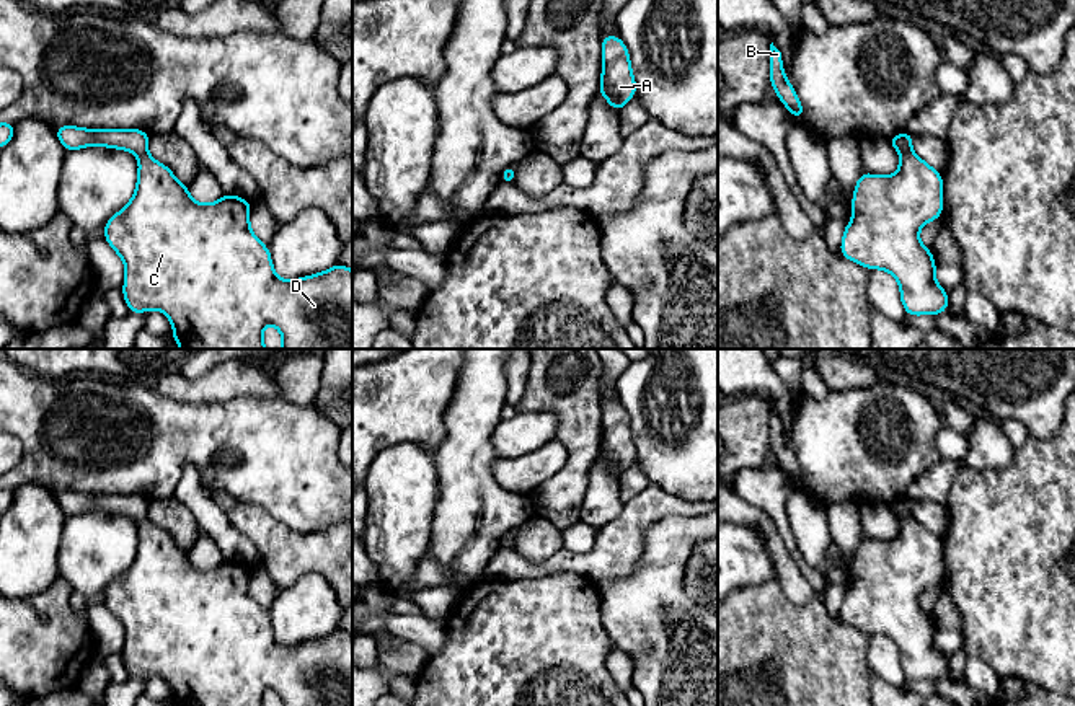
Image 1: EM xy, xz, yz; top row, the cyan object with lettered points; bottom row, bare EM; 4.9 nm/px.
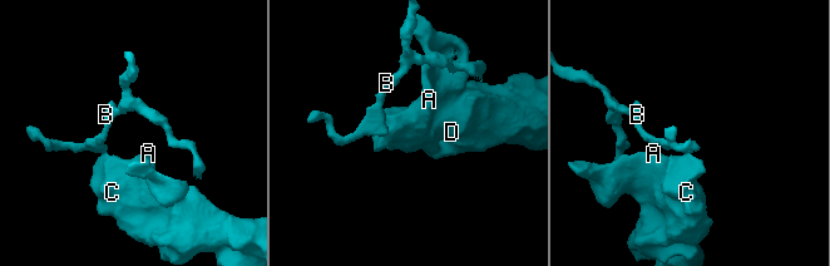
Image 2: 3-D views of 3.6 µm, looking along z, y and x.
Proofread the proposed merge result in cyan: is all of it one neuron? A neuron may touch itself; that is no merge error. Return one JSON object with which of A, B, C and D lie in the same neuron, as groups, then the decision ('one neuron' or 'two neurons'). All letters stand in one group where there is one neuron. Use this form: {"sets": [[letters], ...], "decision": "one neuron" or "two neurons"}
{"sets": [["A", "C", "D"], ["B"]], "decision": "two neurons"}

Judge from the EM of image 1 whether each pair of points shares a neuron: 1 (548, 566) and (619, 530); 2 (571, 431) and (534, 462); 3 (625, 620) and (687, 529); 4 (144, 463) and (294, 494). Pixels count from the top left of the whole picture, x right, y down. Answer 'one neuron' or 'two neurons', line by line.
1: one neuron
2: two neurons
3: one neuron
4: one neuron

